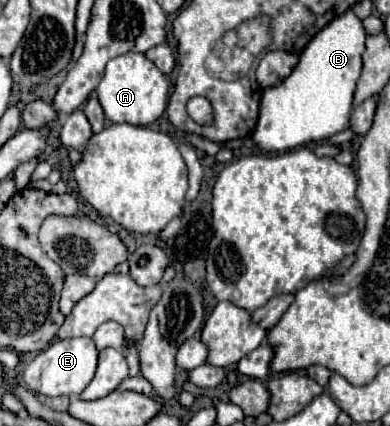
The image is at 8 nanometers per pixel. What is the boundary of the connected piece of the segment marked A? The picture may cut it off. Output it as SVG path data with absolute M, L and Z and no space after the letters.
M122 54L106 64L104 78L96 88L98 100L110 122L128 122L134 126L148 126L156 122L168 104L168 80L144 54Z

